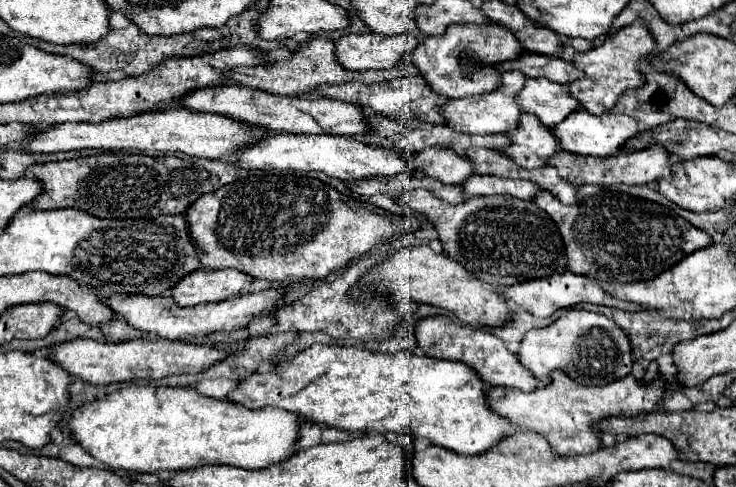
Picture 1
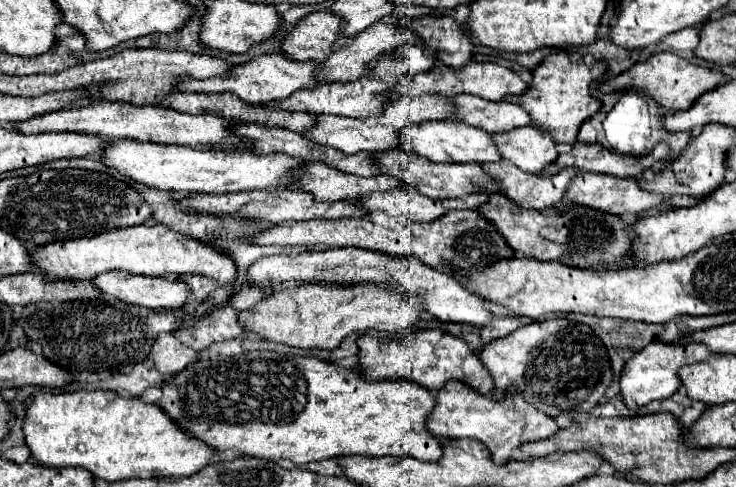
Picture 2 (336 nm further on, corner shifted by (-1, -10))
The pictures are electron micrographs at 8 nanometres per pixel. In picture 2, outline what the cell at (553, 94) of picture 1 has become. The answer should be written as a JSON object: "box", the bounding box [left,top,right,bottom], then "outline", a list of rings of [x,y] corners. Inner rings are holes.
{"box":[452,94,530,134],"outline":[[[456,94],[452,98],[456,108],[456,120],[480,128],[488,134],[508,132],[520,126],[530,126],[528,112],[510,102],[484,102],[482,98],[472,98],[472,94]]]}

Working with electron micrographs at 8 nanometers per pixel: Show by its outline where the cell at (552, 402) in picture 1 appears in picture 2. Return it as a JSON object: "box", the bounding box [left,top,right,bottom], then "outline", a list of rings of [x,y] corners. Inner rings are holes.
{"box":[426,380,560,464],"outline":[[[450,380],[436,392],[436,404],[426,420],[426,430],[438,440],[476,438],[488,448],[496,464],[504,464],[508,462],[512,450],[516,450],[518,446],[532,440],[544,440],[556,434],[560,428],[550,416],[538,412],[532,404],[524,402],[524,398],[520,396],[492,400],[482,394],[476,394],[474,390],[468,390],[468,386],[464,386],[462,382]]]}

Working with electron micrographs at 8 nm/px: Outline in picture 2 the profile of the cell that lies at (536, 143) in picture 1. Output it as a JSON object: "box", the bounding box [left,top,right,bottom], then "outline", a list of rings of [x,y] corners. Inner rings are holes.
{"box":[400,120,500,162],"outline":[[[436,120],[410,124],[400,130],[400,148],[408,154],[418,154],[430,162],[494,162],[500,160],[492,136],[480,128],[472,128],[458,120]]]}

